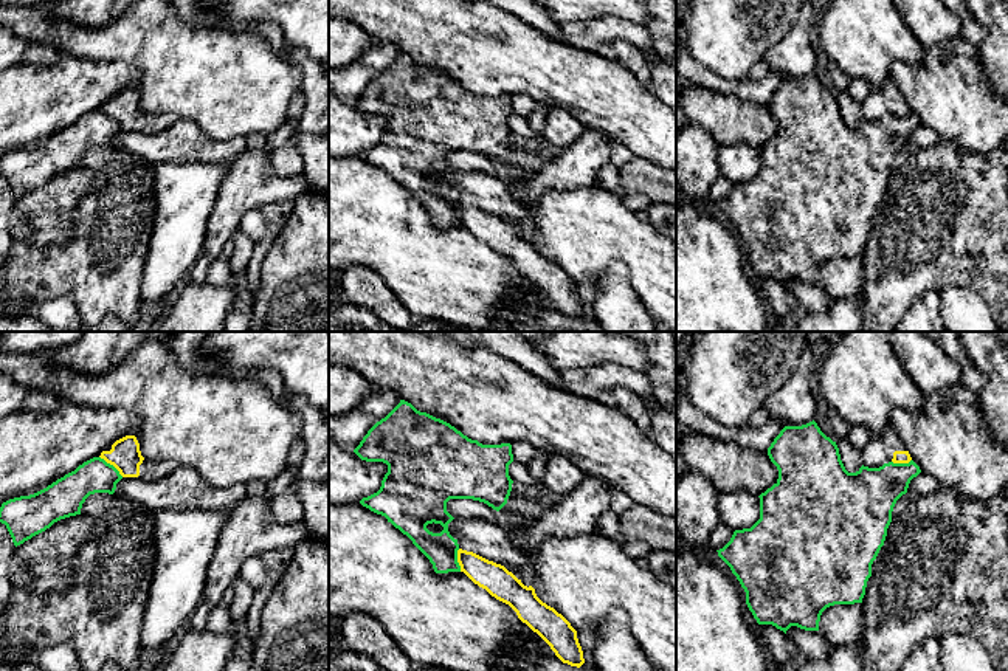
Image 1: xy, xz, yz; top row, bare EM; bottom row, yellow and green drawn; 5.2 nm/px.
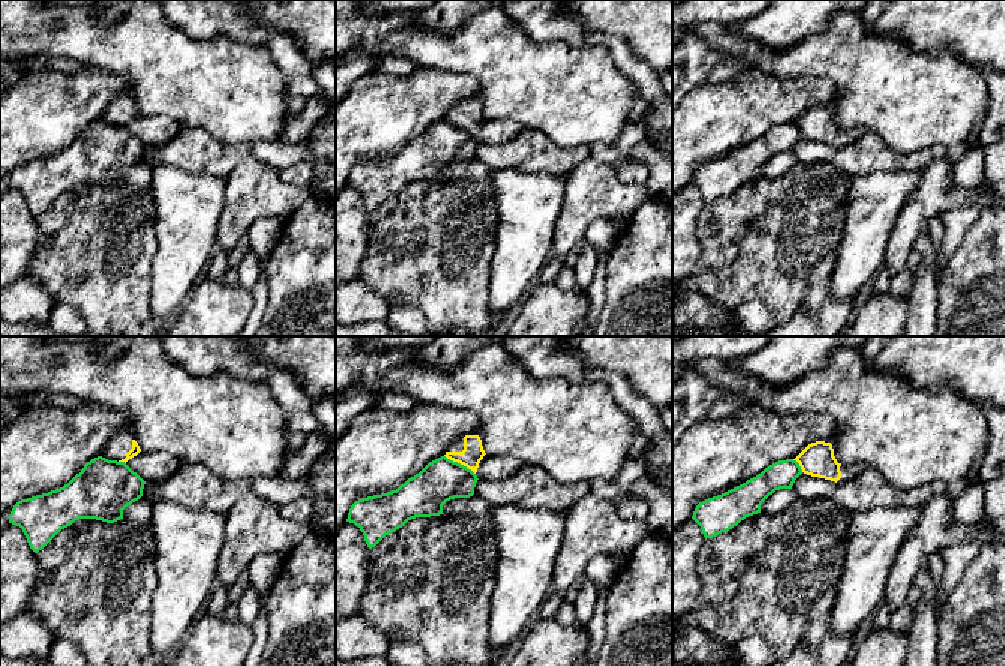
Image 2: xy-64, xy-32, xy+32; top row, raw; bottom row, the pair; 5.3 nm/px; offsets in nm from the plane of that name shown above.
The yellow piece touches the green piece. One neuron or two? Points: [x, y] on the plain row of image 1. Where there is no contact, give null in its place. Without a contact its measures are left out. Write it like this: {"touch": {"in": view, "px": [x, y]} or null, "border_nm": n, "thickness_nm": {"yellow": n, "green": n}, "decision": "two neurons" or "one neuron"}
{"touch": {"in": "xy", "px": [112, 116]}, "border_nm": 170, "thickness_nm": {"yellow": 160, "green": 180}, "decision": "two neurons"}

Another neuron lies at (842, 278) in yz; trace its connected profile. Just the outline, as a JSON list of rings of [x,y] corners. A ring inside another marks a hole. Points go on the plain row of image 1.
[[[861,256],[827,260],[819,274],[819,285],[831,299],[850,299],[864,290],[864,263]]]

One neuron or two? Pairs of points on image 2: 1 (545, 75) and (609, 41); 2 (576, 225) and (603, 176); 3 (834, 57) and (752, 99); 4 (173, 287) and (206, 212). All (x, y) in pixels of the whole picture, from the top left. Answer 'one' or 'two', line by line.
1: two
2: one
3: two
4: one

